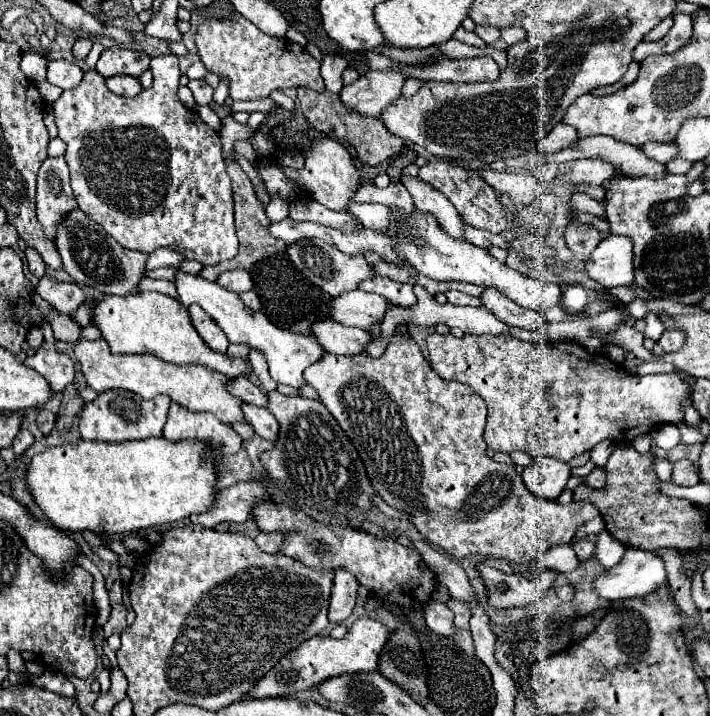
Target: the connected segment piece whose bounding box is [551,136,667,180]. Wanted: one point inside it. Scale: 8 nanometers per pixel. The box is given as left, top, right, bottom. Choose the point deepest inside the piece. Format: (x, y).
(630, 160)

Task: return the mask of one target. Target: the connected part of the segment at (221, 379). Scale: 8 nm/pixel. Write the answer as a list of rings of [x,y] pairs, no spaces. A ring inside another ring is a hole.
[[[105,340],[77,342],[75,356],[81,362],[81,370],[85,374],[87,386],[91,386],[97,392],[105,392],[111,388],[123,388],[123,390],[135,392],[147,400],[157,394],[165,394],[173,402],[177,402],[179,406],[183,406],[191,412],[215,414],[217,420],[227,426],[231,426],[233,422],[247,422],[241,412],[243,400],[229,394],[229,390],[227,390],[227,384],[231,382],[231,378],[227,378],[219,372],[213,372],[205,366],[199,366],[199,364],[197,366],[195,364],[177,366],[177,364],[165,362],[151,354],[111,354]]]

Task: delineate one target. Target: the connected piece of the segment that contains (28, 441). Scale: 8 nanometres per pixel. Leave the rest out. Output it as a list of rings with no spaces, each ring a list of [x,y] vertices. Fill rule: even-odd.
[[[21,428],[21,430],[17,432],[15,440],[13,440],[13,450],[15,450],[15,456],[23,454],[23,452],[25,452],[25,450],[27,450],[31,444],[33,444],[33,434],[31,434],[29,430]]]

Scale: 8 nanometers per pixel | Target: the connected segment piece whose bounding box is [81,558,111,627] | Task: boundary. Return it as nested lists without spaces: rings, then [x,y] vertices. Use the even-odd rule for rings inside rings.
[[[85,558],[85,564],[81,564],[81,568],[85,568],[93,576],[93,599],[97,609],[96,625],[102,627],[111,616],[111,604],[105,590],[105,578],[89,558]]]

